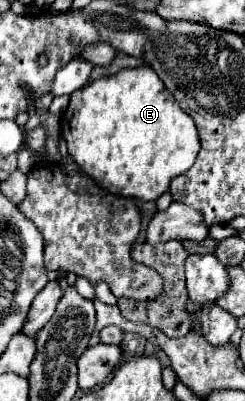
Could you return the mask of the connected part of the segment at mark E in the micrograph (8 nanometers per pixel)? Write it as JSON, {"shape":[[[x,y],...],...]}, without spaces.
{"shape":[[[126,67],[70,95],[60,133],[76,165],[108,193],[156,201],[170,181],[188,171],[200,151],[196,125],[176,103],[152,67]]]}

